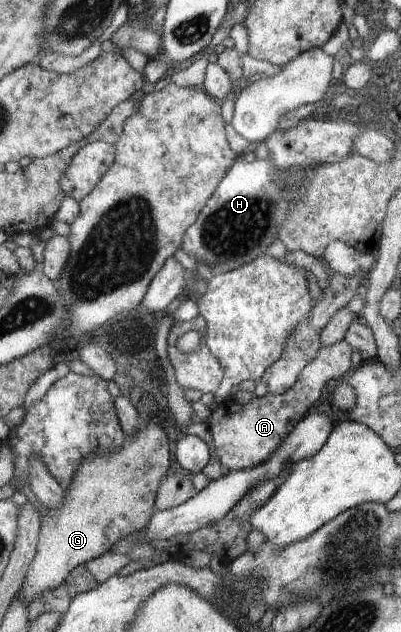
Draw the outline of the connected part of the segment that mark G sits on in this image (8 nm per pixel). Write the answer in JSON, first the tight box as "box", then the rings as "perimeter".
{"box":[19,423,170,605],"perimeter":[[[152,423],[139,428],[127,440],[128,444],[121,446],[120,452],[93,453],[85,459],[72,480],[71,488],[65,491],[64,503],[59,508],[46,512],[40,523],[38,551],[19,590],[26,605],[38,597],[40,592],[59,586],[74,568],[105,554],[118,540],[123,540],[132,532],[143,531],[149,524],[157,489],[170,467],[169,439],[160,425]]]}

